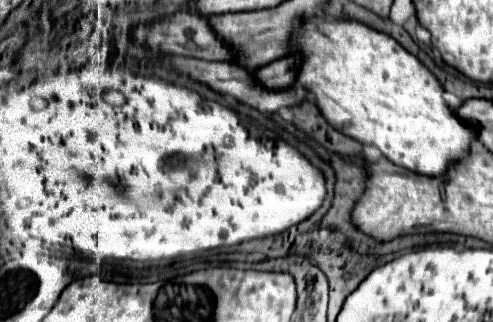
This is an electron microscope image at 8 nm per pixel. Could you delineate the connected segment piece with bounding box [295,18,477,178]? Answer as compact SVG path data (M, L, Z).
M319 18L315 24L307 24L307 30L309 32L303 32L303 40L299 40L299 48L295 48L297 52L307 52L307 64L303 64L297 78L299 84L315 94L321 114L331 126L361 144L377 146L393 164L423 176L443 176L451 166L469 156L471 144L477 140L475 128L463 122L443 100L445 90L435 74L397 40L359 22L345 20Z

